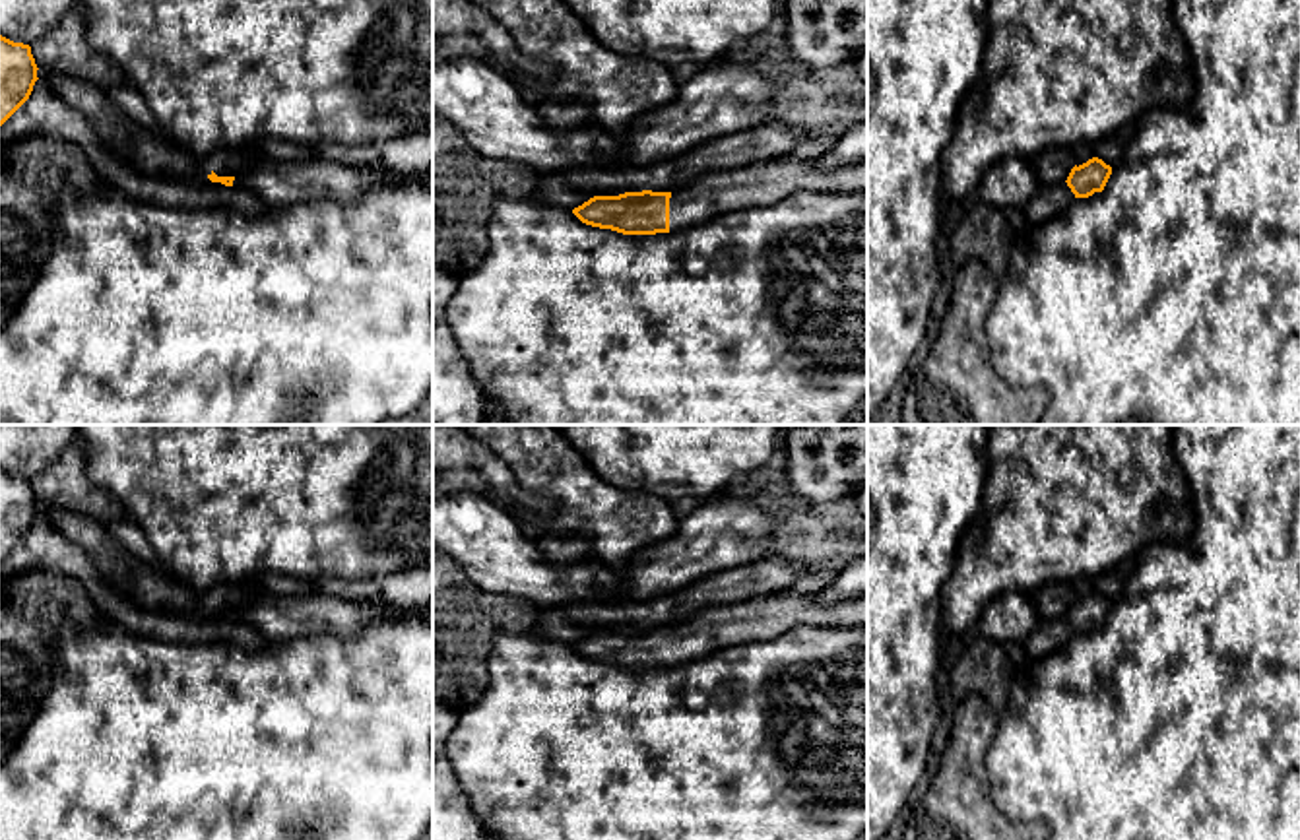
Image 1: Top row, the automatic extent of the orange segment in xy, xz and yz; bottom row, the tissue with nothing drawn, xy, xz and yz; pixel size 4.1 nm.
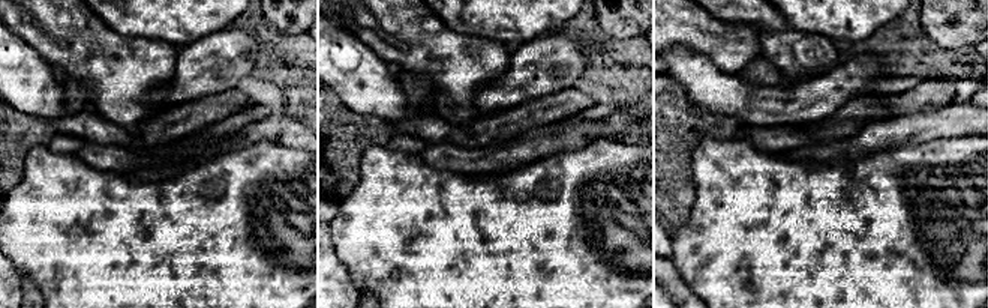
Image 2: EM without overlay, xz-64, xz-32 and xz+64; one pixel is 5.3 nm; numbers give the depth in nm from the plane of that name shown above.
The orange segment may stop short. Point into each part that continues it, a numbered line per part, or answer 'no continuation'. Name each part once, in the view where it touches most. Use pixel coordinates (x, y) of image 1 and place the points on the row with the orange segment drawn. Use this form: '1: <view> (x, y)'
1: xz (765, 183)

